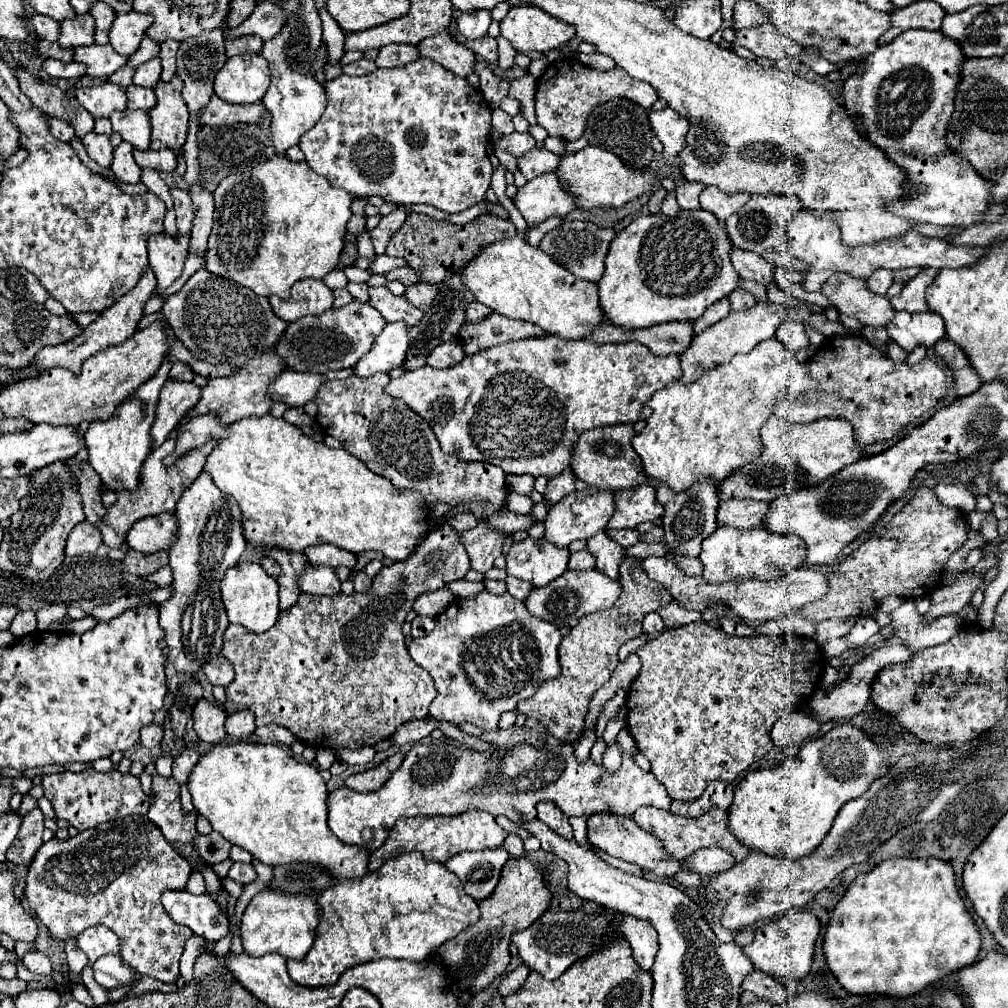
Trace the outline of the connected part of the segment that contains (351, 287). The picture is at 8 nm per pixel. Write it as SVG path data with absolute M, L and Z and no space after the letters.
M349 282L349 284L347 284L347 290L349 290L349 294L351 294L355 300L359 300L359 302L369 302L369 294L367 294L369 286L367 286L367 284Z

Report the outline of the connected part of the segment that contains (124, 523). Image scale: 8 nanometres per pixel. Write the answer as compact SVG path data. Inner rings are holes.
M171 432L169 438L165 440L165 444L161 444L161 448L155 448L151 452L151 456L145 460L145 464L141 468L141 484L139 484L139 490L133 492L133 494L129 494L129 492L119 492L117 494L117 502L107 508L107 512L103 516L103 524L111 526L119 536L127 536L129 528L137 520L141 520L141 518L157 516L157 514L163 514L163 512L175 512L177 500L181 500L181 492L185 492L185 488L189 488L189 484L193 480L197 480L197 476L203 472L205 458L213 450L213 442L205 444L199 450L191 450L189 454L185 454L183 458L179 458L171 468L167 468L167 466L163 466L161 460L167 454L171 454L173 448L175 448L175 432Z

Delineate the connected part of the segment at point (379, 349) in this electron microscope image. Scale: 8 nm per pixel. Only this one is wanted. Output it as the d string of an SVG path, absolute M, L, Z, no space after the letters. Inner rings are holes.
M387 324L377 336L373 350L355 364L355 374L373 376L377 372L403 368L409 344L409 328L405 328L405 324Z

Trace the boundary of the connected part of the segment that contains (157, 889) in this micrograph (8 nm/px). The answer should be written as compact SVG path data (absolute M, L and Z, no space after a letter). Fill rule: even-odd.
M135 814L87 828L69 836L69 840L51 838L45 842L29 866L25 898L55 940L75 938L89 926L105 924L121 938L121 960L127 966L135 968L139 976L151 976L161 982L175 984L181 976L179 958L183 954L183 944L191 936L191 930L169 918L159 896L163 890L183 890L189 874L189 862L171 848L161 830L147 816Z

